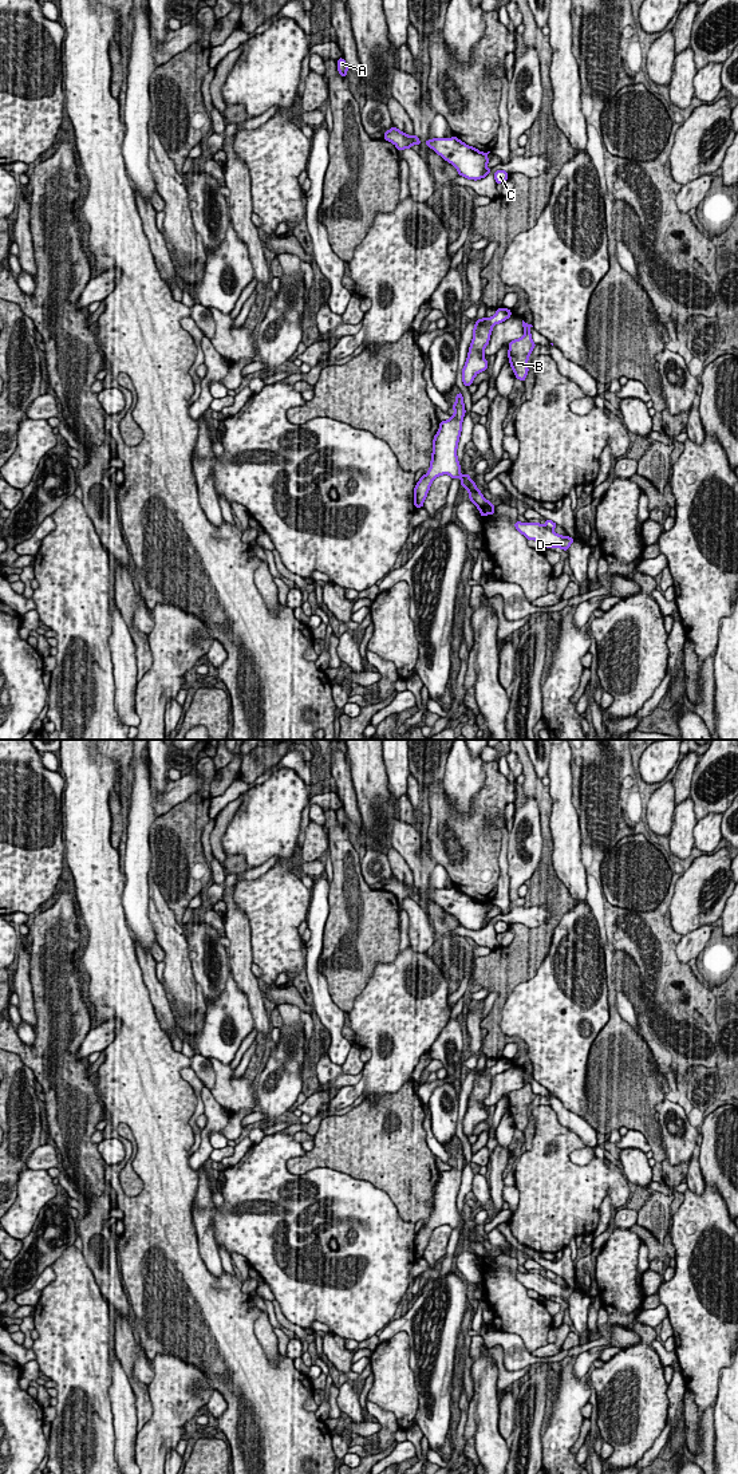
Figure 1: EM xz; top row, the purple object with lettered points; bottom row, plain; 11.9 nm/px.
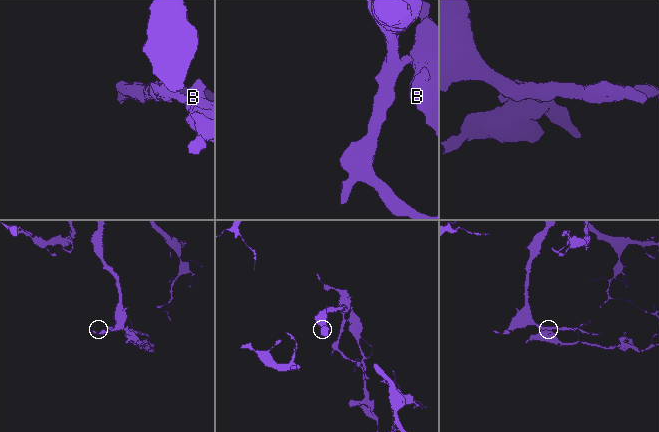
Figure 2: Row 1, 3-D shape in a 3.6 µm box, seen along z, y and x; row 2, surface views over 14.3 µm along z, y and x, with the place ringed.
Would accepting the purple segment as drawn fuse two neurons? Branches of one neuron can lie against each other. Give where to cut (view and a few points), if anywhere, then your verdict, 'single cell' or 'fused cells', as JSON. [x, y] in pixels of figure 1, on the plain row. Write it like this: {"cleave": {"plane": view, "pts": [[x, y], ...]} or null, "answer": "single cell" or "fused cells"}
{"cleave": {"plane": "xz", "pts": [[545, 1277], [551, 1280]]}, "answer": "fused cells"}

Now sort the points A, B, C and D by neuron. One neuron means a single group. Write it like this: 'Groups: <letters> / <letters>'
Groups: A C D / B

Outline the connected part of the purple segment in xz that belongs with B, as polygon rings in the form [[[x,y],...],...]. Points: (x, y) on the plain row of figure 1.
[[[522,1071],[522,1077],[524,1077],[524,1087],[516,1091],[509,1092],[509,1101],[508,1101],[508,1108],[509,1114],[512,1116],[512,1120],[516,1126],[517,1130],[521,1132],[525,1131],[528,1126],[528,1110],[536,1097],[536,1093],[532,1091],[532,1084],[530,1084],[530,1077],[532,1075],[526,1075]]]

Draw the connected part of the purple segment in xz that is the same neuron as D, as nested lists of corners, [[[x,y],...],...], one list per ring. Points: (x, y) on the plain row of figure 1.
[[[514,1273],[516,1280],[522,1284],[528,1290],[536,1290],[540,1296],[546,1298],[561,1298],[568,1301],[575,1289],[569,1286],[561,1286],[552,1280],[541,1276],[540,1273]]]

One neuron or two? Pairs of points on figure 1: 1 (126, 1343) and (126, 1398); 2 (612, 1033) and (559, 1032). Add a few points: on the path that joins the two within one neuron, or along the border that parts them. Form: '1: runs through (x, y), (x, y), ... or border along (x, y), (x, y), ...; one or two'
1: border along (114, 1355), (131, 1387), (134, 1406); two
2: border along (607, 1002), (608, 1021), (596, 1036), (587, 1063); two

